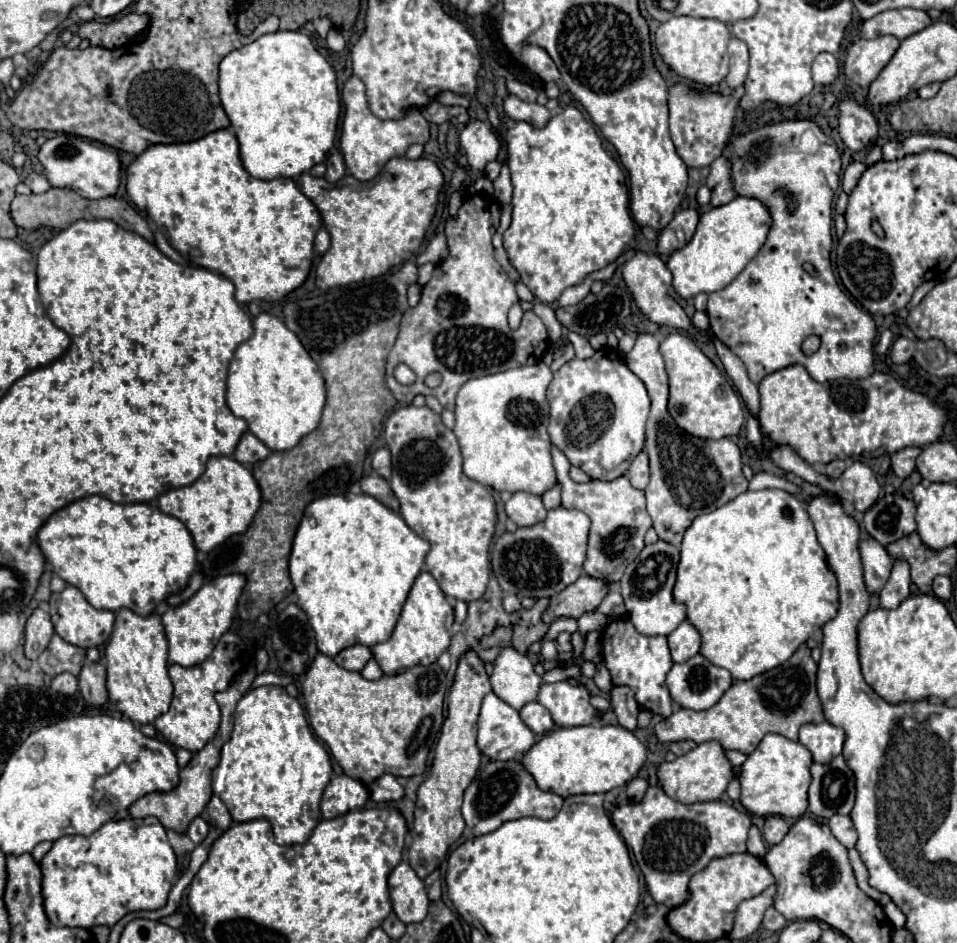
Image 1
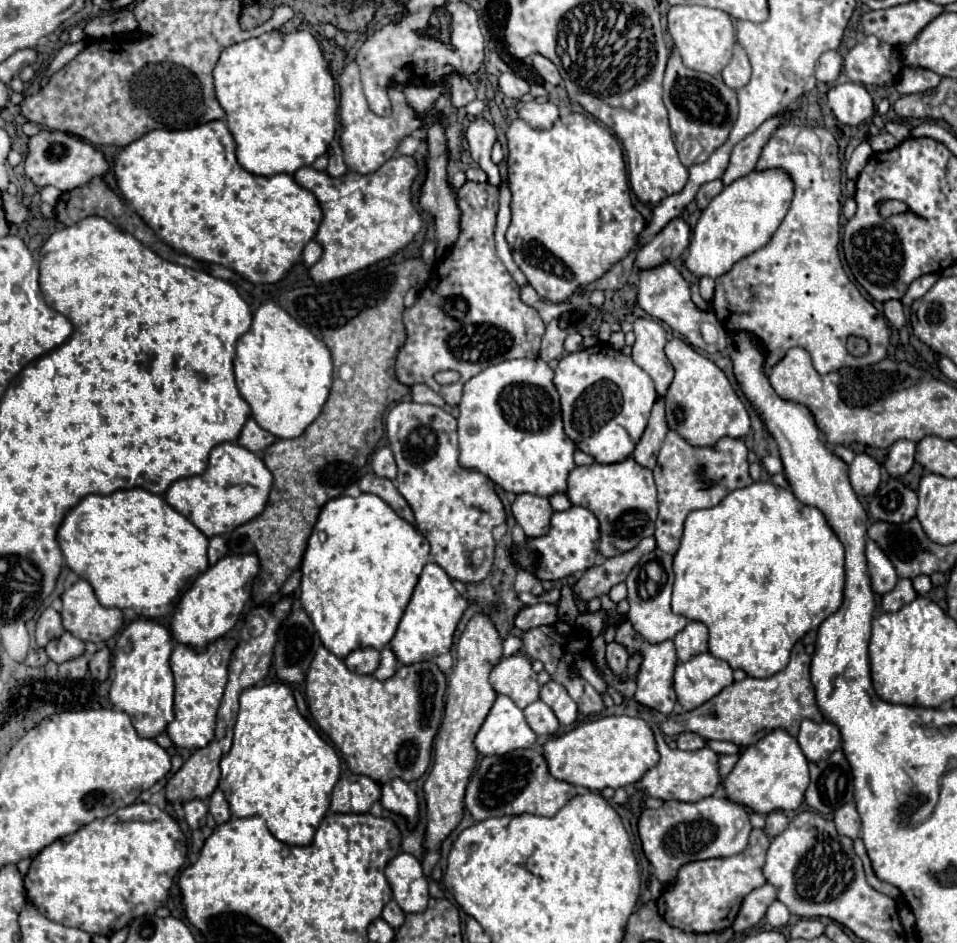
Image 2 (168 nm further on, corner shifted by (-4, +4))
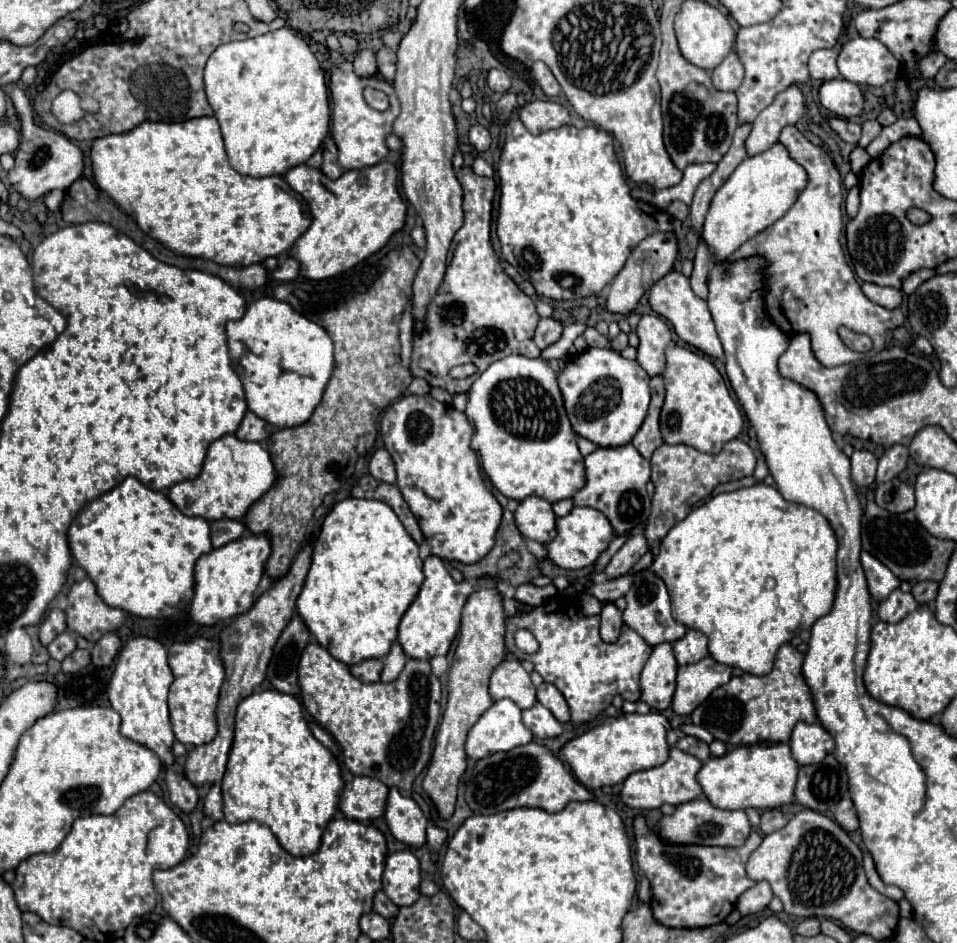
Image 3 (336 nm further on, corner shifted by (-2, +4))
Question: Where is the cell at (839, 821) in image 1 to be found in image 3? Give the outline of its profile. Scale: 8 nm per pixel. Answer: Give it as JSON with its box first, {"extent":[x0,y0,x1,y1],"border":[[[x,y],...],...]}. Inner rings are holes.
{"extent":[834,798,858,832],"border":[[[850,798],[838,802],[836,812],[834,812],[834,818],[836,818],[836,822],[838,822],[846,832],[858,830],[858,816],[856,816],[856,810],[854,810],[854,804],[852,804]]]}

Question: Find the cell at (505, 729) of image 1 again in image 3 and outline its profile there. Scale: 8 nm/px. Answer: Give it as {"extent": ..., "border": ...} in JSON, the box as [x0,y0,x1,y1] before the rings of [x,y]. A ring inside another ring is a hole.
{"extent":[466,698,532,760],"border":[[[508,698],[496,700],[470,728],[466,754],[474,760],[528,744],[532,732],[522,722],[522,710]]]}

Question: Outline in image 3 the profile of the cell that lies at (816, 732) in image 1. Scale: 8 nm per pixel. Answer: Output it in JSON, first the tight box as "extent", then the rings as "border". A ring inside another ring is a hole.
{"extent":[790,722,834,764],"border":[[[798,722],[790,738],[792,756],[798,764],[818,764],[834,750],[834,738],[822,724]]]}

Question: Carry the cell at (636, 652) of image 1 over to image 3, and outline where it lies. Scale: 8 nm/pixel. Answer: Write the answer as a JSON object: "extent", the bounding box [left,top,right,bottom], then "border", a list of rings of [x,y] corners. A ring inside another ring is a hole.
{"extent":[640,644,676,710],"border":[[[658,644],[640,674],[640,700],[652,710],[666,710],[672,702],[676,690],[676,658],[672,654],[672,644]]]}

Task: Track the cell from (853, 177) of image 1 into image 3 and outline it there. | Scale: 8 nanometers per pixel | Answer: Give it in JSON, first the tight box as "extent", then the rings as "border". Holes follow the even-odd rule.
{"extent":[858,120,882,148],"border":[[[876,120],[864,122],[864,124],[862,124],[862,138],[860,138],[858,146],[860,146],[860,148],[866,148],[866,146],[880,134],[880,130],[882,130],[882,126],[880,126]]]}

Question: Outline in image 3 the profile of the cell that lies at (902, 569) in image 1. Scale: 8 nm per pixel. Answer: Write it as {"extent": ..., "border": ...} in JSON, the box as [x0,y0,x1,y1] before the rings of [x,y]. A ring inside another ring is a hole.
{"extent":[878,588,918,622],"border":[[[896,588],[886,600],[880,602],[878,616],[884,622],[900,622],[906,614],[910,614],[916,608],[918,608],[918,604],[912,598],[912,594],[904,594],[900,588]]]}

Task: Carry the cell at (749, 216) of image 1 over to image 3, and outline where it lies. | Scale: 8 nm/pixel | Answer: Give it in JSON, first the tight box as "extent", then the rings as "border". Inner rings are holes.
{"extent":[700,144,808,262],"border":[[[774,144],[770,150],[758,156],[746,158],[714,194],[700,232],[700,238],[706,242],[712,254],[712,262],[724,262],[746,240],[780,220],[782,214],[786,214],[786,210],[796,202],[798,194],[806,188],[806,182],[808,176],[804,168],[786,154],[782,144]]]}

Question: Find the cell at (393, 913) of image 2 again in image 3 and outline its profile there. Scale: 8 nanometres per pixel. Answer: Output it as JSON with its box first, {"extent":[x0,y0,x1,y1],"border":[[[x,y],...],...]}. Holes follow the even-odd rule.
{"extent":[374,890,398,920],"border":[[[380,890],[374,896],[374,912],[384,916],[386,920],[392,920],[392,918],[398,916],[398,906],[394,902],[390,902],[390,898]]]}

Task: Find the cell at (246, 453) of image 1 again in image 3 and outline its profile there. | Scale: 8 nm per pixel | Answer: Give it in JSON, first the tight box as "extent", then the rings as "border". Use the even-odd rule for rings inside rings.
{"extent":[236,412,272,442],"border":[[[246,412],[240,428],[236,430],[236,436],[246,442],[262,442],[272,434],[272,426],[258,418],[254,412]]]}

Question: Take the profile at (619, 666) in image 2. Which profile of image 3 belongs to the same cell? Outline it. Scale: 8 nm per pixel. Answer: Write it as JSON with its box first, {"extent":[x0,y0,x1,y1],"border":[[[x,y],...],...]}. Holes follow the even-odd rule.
{"extent":[600,604,622,644],"border":[[[606,604],[600,612],[602,618],[602,626],[600,626],[600,636],[604,642],[612,644],[618,640],[620,636],[620,628],[622,628],[622,612],[614,606],[614,604]]]}

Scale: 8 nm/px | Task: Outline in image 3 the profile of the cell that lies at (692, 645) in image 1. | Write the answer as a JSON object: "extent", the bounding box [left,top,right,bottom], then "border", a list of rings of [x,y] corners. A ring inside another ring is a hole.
{"extent":[674,630,708,666],"border":[[[688,630],[684,638],[676,640],[674,644],[674,656],[680,666],[700,662],[708,656],[708,638],[698,630]]]}

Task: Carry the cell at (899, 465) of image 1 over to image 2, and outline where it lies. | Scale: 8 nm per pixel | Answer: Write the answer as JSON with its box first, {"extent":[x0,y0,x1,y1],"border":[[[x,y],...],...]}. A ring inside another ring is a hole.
{"extent":[884,440,916,476],"border":[[[898,440],[890,452],[888,452],[888,458],[884,462],[884,468],[890,476],[904,476],[912,464],[914,464],[914,450],[916,450],[916,444],[910,442],[910,440]]]}

